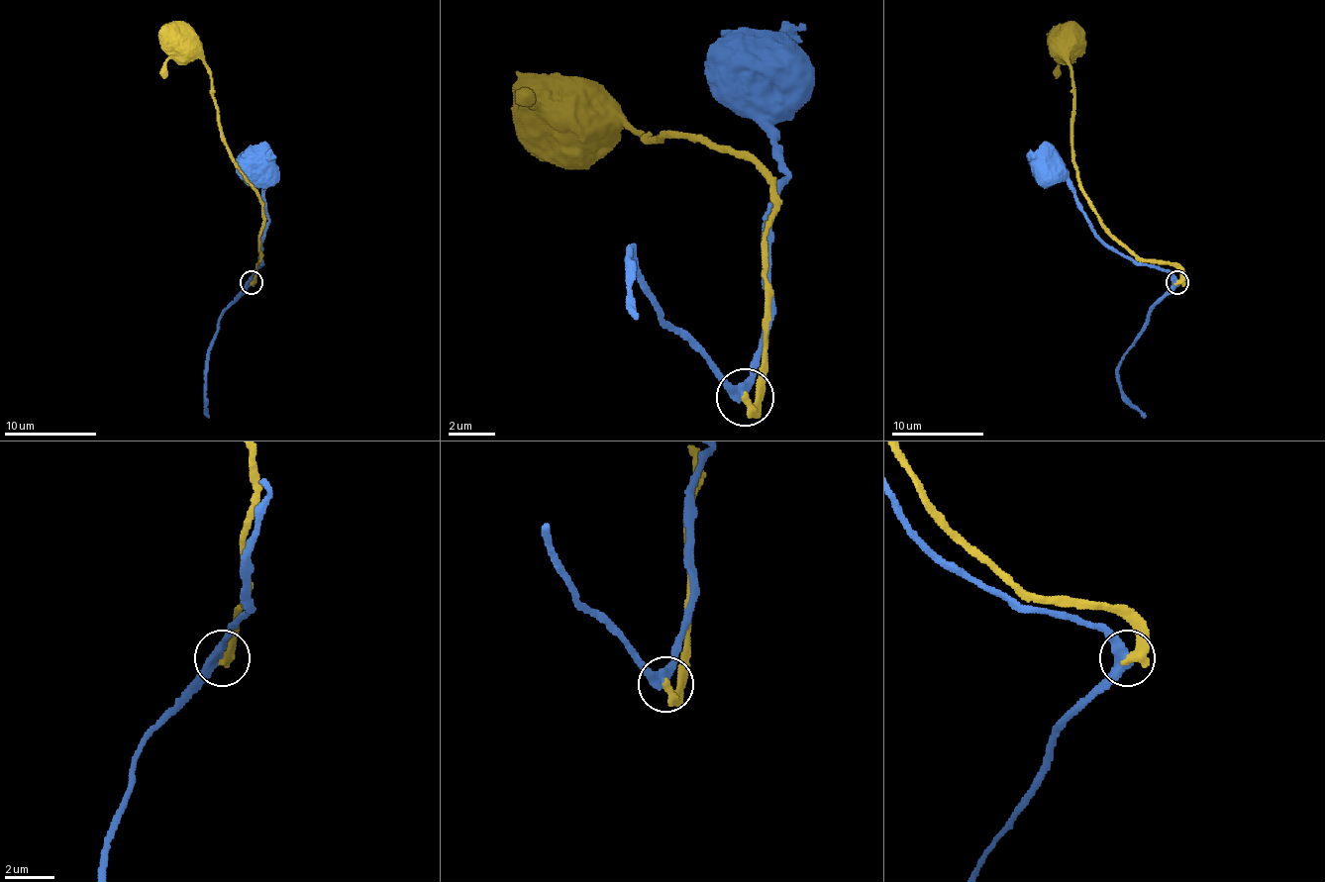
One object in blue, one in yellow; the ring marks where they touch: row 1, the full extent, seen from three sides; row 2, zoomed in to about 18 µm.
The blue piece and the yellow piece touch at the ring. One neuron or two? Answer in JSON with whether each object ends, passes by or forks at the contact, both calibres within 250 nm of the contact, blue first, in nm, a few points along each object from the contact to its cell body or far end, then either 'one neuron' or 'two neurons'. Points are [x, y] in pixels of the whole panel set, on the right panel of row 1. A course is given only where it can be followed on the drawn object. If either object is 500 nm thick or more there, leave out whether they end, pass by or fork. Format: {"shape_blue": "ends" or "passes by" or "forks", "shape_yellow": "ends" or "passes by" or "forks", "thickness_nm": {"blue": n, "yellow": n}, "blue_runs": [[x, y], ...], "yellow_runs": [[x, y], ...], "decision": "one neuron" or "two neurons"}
{"shape_blue": "passes by", "shape_yellow": "ends", "thickness_nm": {"blue": 400, "yellow": 360}, "blue_runs": [[1177, 283], [1154, 266], [1136, 264], [1115, 252], [1092, 228], [1073, 188], [1055, 172], [1041, 167]], "yellow_runs": [[1177, 283], [1174, 266], [1140, 262], [1108, 230], [1080, 183], [1071, 70], [1058, 51], [1065, 41]], "decision": "two neurons"}

